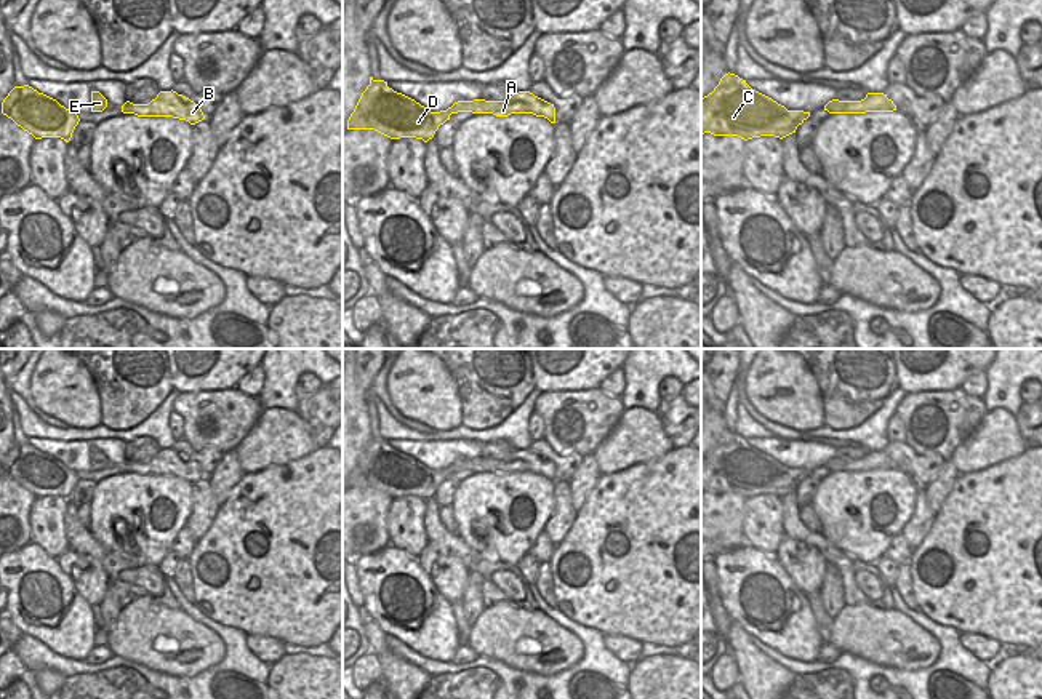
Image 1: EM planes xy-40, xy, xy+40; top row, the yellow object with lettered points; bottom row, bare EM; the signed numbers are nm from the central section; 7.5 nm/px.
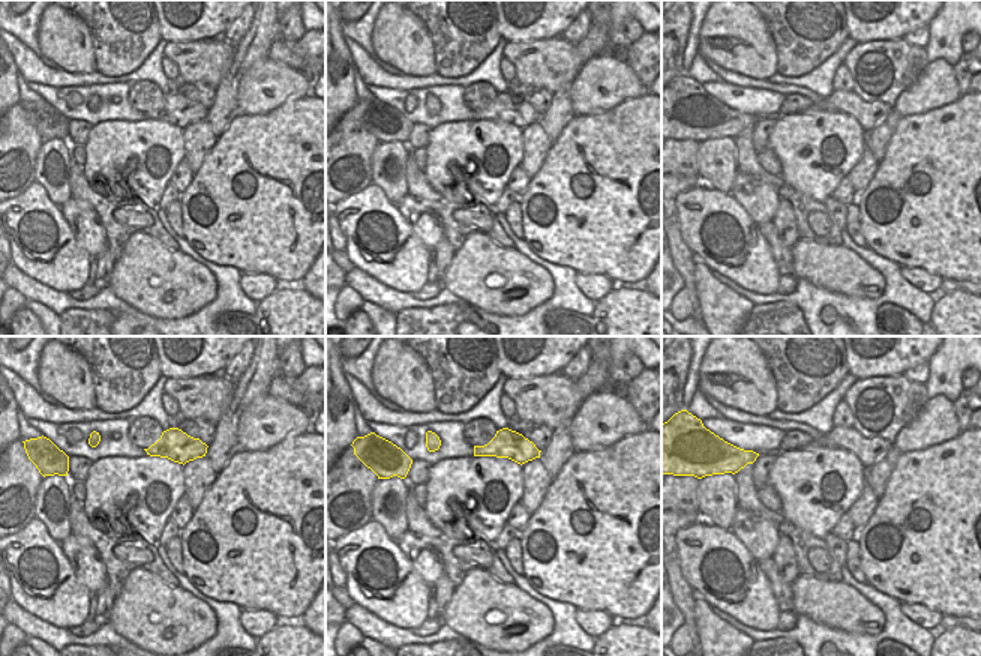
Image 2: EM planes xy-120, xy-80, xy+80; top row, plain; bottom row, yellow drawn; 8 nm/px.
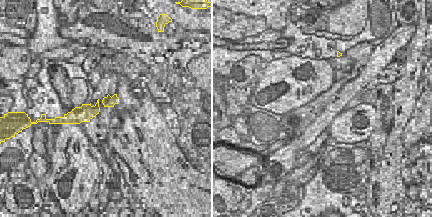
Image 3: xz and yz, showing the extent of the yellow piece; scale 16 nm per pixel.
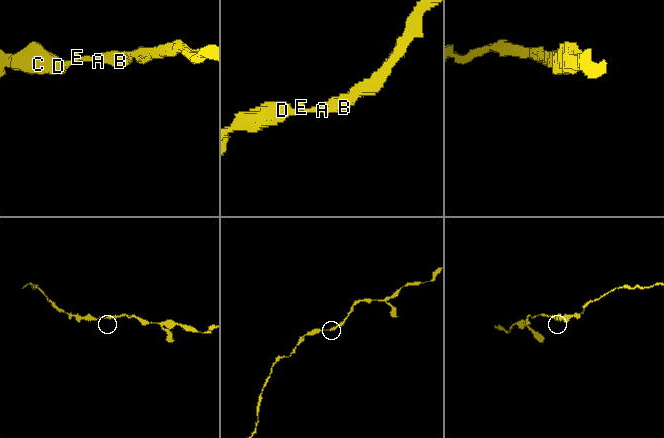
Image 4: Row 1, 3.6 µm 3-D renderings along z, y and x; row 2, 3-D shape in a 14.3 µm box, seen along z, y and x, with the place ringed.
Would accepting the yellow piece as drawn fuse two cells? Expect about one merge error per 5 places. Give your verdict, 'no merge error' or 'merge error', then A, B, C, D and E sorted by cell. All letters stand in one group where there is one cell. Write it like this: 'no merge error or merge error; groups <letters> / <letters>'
no merge error; groups A B C D E

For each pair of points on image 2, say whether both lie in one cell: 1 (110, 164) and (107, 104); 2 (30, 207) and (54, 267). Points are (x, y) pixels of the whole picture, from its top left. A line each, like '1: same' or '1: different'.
1: different
2: same

